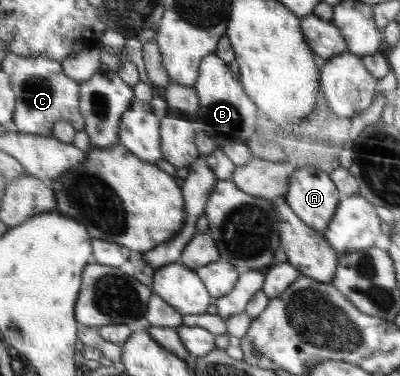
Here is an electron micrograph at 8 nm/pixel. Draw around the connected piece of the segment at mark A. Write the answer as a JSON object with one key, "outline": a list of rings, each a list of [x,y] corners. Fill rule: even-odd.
{"outline":[[[314,166],[295,170],[289,179],[285,202],[310,228],[325,232],[340,206],[340,194],[326,172]]]}

